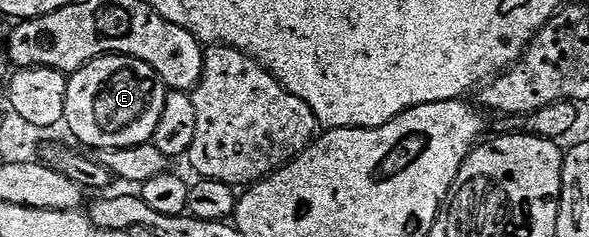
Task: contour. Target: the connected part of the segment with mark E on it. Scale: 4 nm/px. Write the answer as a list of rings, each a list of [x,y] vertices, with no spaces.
[[[102,55],[99,59],[85,63],[67,78],[64,127],[83,143],[81,144],[83,148],[94,147],[93,149],[98,151],[107,151],[144,145],[154,138],[160,113],[164,111],[167,90],[166,84],[158,76],[156,69],[152,69],[152,65],[134,59],[130,55]]]

